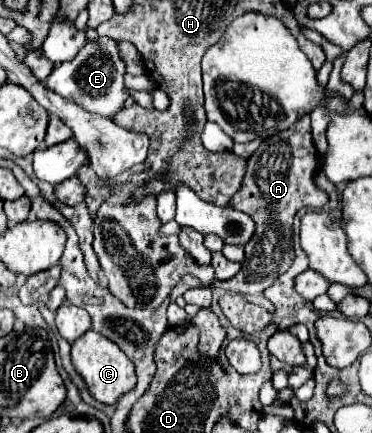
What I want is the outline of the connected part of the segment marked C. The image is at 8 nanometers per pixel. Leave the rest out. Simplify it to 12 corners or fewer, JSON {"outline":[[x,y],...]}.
{"outline":[[95,330],[71,360],[93,398],[115,404],[135,386],[135,366]]}

